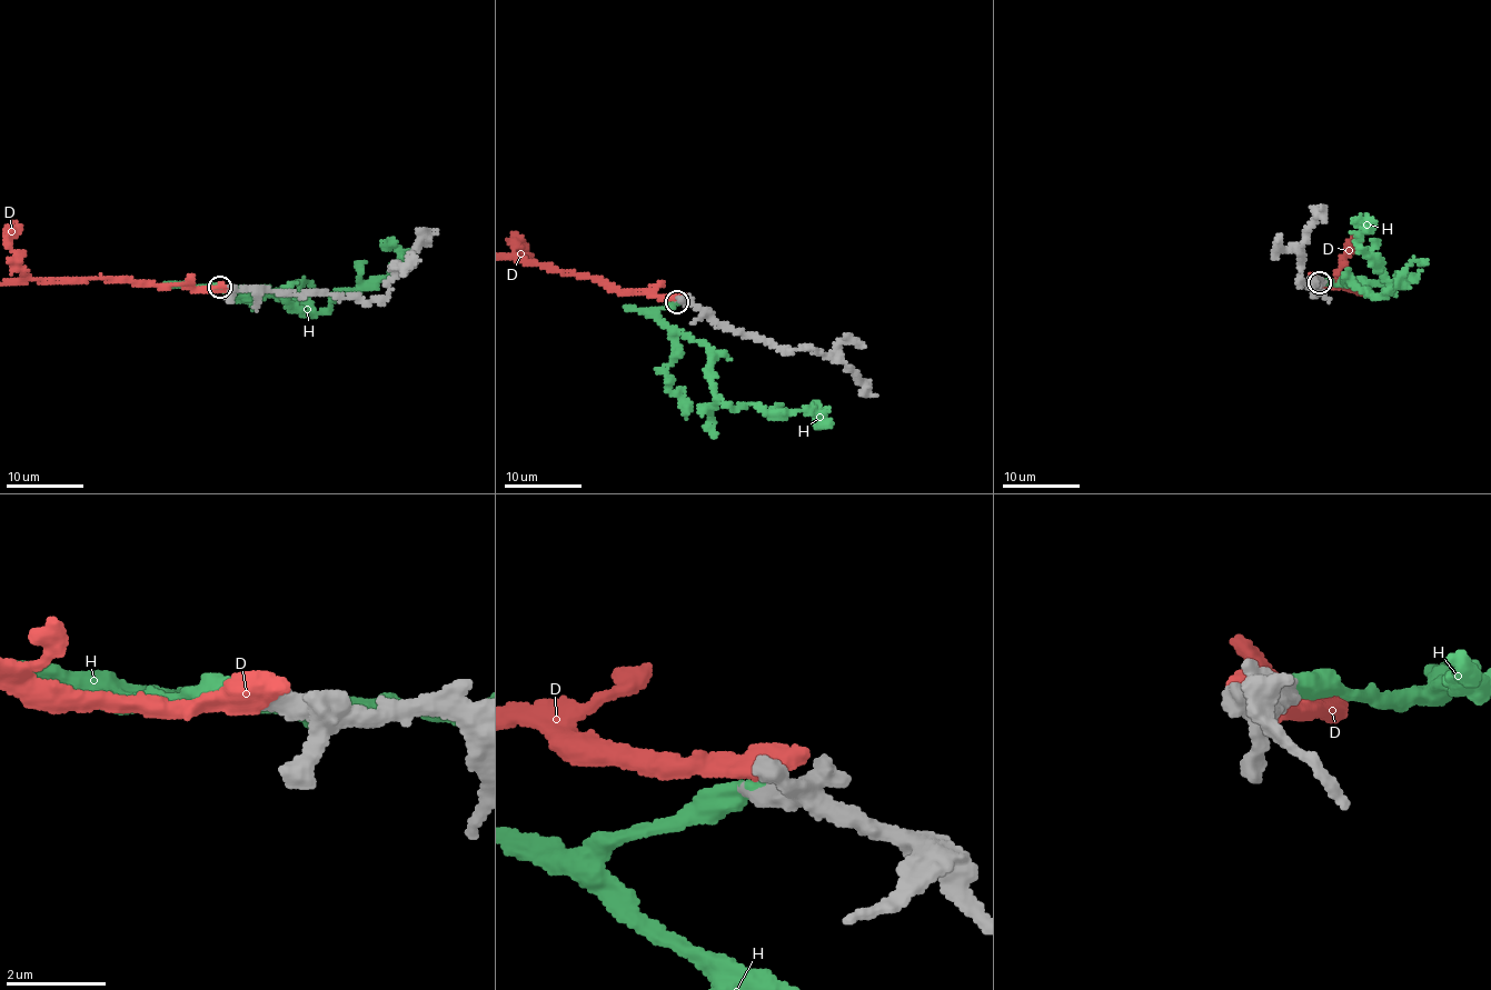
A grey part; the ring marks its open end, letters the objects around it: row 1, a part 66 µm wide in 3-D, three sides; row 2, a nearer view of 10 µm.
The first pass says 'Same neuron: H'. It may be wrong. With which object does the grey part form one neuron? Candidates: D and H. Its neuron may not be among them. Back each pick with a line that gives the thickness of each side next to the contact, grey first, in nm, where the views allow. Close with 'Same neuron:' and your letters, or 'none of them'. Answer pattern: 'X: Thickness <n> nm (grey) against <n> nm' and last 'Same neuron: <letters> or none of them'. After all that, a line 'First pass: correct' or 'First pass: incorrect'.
H: Thickness 420 nm (grey) against 300 nm
Same neuron: H
First pass: correct

